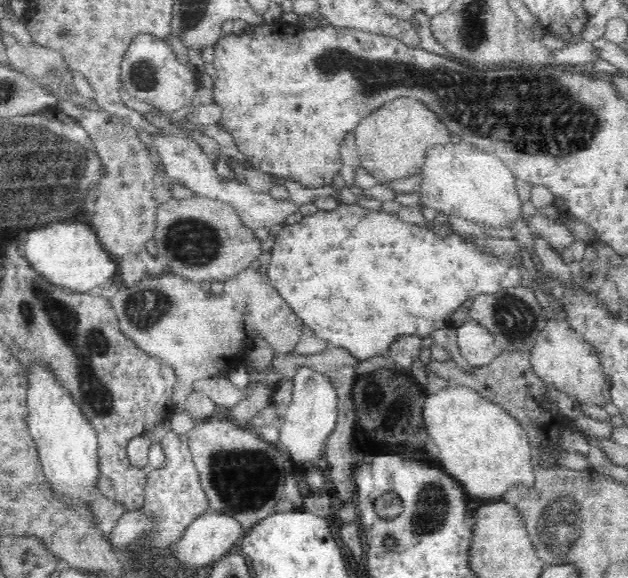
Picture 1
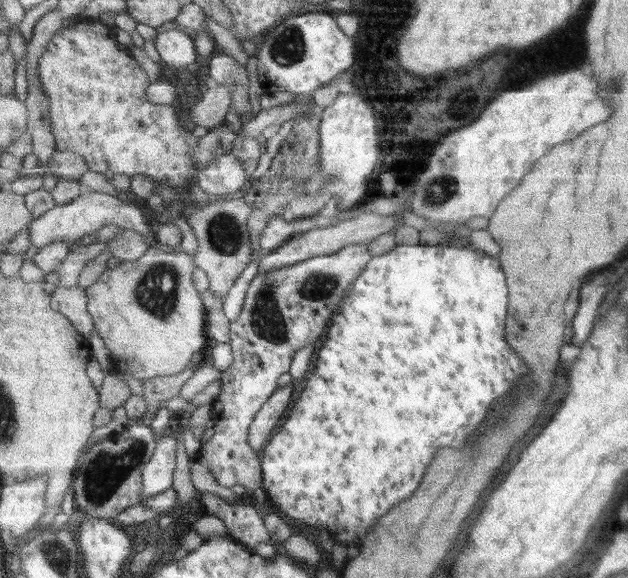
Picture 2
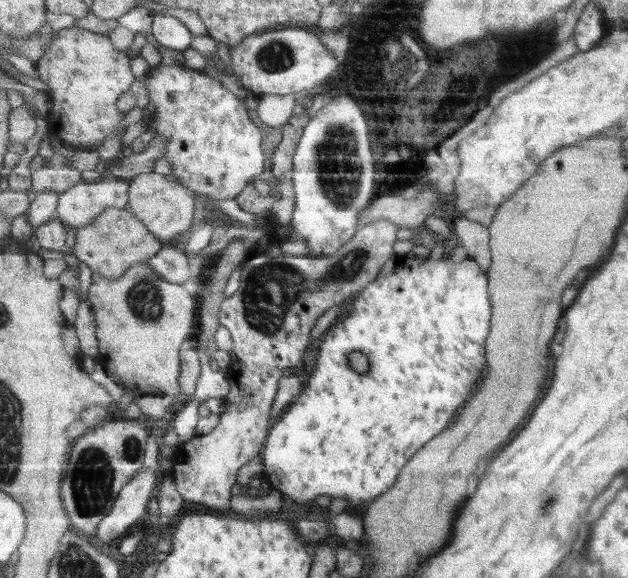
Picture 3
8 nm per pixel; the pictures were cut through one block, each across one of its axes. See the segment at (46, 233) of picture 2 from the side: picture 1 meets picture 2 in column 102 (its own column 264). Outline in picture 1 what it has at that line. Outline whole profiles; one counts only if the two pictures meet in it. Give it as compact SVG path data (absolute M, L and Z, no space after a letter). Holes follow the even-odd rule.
M160 130L160 136L154 138L154 146L164 165L166 175L180 186L194 192L194 197L206 197L231 204L240 217L242 224L248 228L272 228L285 224L290 214L299 212L291 199L278 200L268 192L254 192L246 183L237 181L236 178L226 181L218 176L214 163L202 147L191 138L172 136Z

